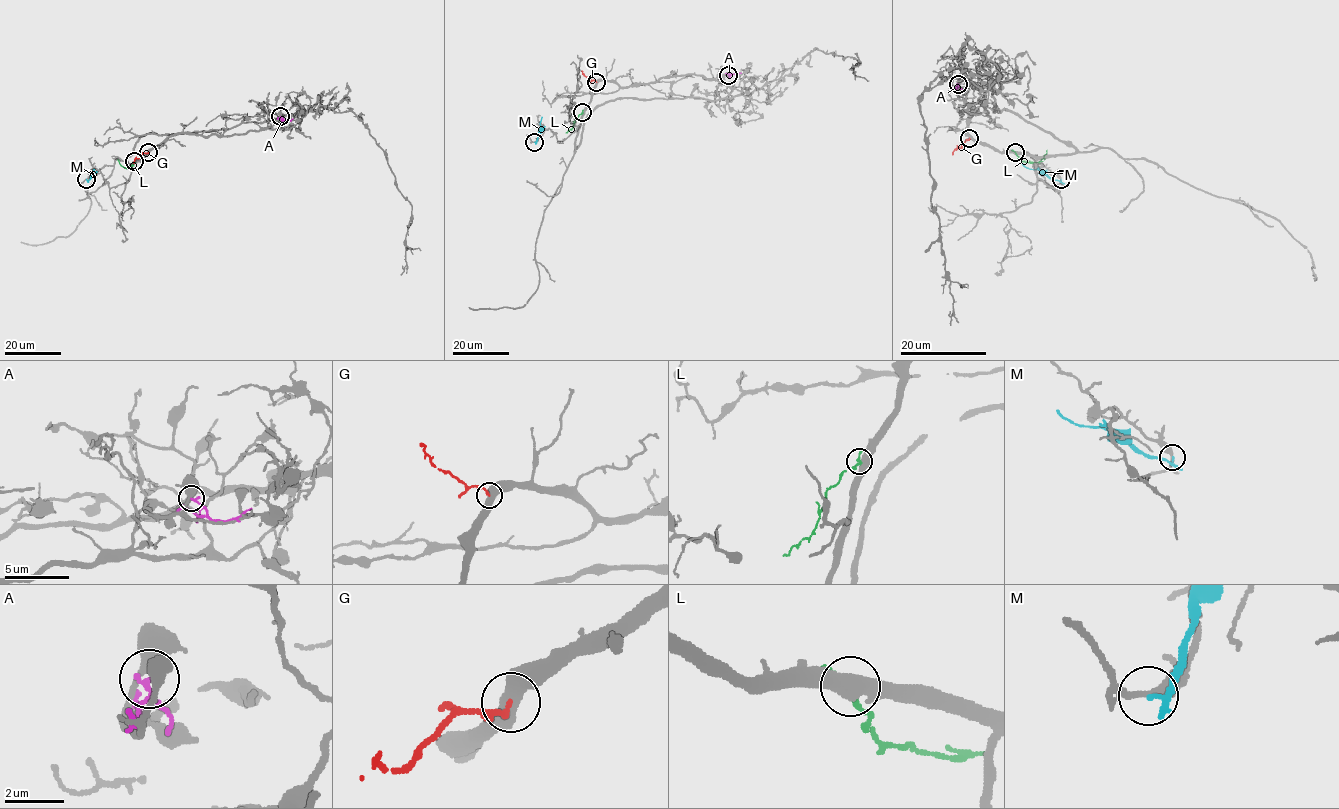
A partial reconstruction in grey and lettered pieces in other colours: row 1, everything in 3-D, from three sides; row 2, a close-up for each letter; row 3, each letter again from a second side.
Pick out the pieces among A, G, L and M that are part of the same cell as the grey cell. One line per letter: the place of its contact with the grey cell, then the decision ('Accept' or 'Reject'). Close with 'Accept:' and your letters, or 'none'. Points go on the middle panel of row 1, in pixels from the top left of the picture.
A: Touches grey at (728, 75). Reject
G: Touches grey at (596, 82). Accept
L: Touches grey at (582, 112). Reject
M: Touches grey at (534, 142). Reject
Accept: G

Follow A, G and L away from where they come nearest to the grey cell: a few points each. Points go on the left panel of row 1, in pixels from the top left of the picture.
A: (280, 116), (285, 121), (293, 118)
G: (148, 152), (133, 163)
L: (134, 161), (126, 168), (118, 160)

